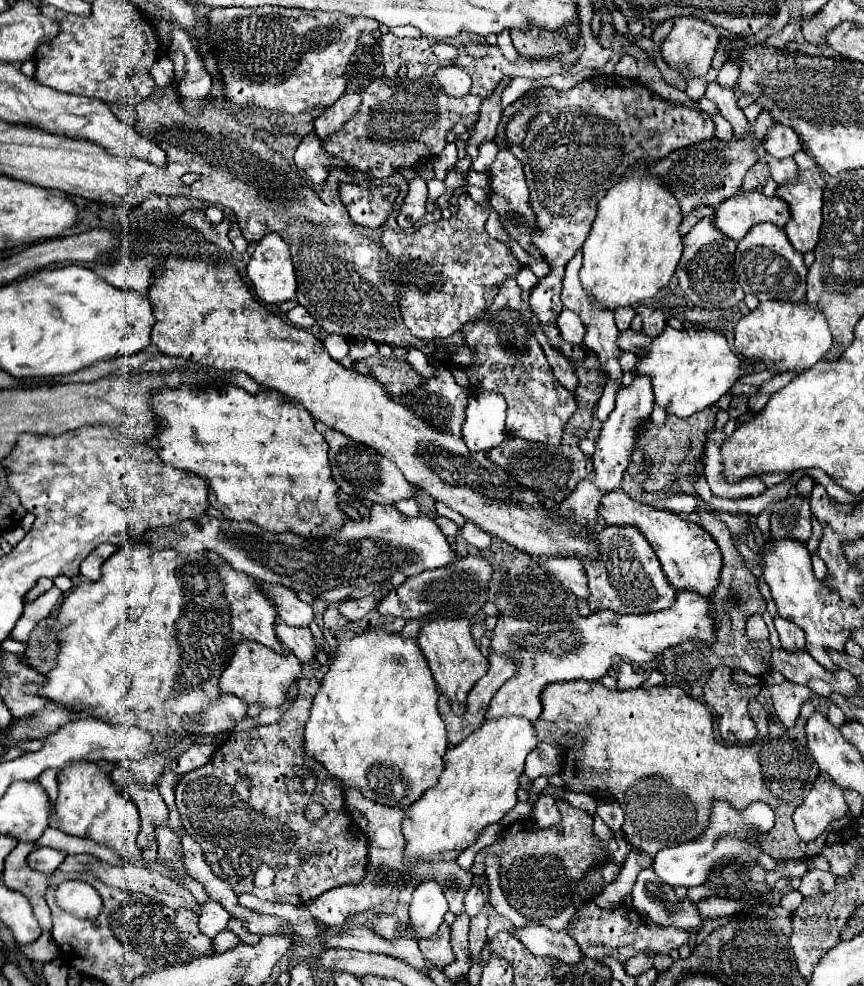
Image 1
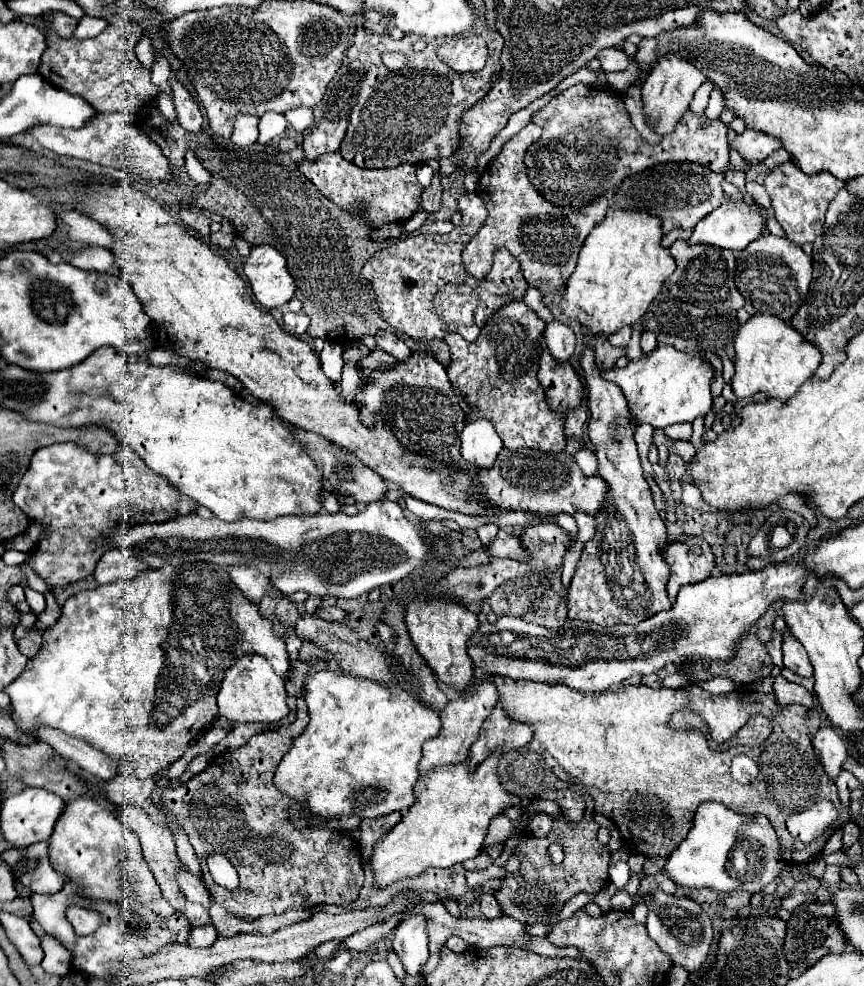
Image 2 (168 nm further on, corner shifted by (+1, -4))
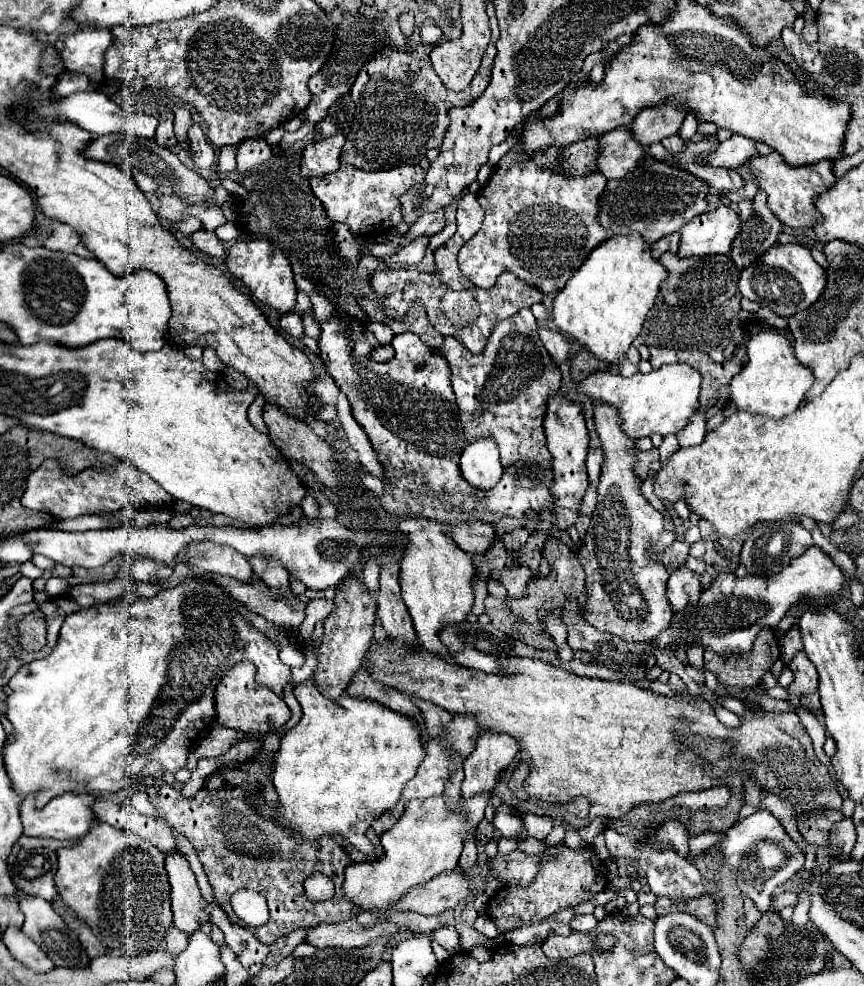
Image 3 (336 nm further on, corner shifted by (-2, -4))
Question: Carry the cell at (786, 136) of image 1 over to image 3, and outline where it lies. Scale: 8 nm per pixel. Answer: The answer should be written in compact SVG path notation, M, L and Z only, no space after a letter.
M733 134L729 140L719 142L717 148L711 150L701 162L713 168L739 168L747 164L751 156L757 156L755 142L745 136Z

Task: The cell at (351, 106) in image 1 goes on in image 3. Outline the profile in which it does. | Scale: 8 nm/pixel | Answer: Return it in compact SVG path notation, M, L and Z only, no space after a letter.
M335 134L315 144L307 144L301 158L301 174L305 178L321 178L339 170L339 154L345 142L343 134Z

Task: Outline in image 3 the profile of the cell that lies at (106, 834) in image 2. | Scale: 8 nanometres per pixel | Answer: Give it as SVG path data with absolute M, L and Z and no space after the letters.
M105 822L101 824L95 824L91 828L91 832L79 840L79 844L75 844L73 848L65 848L65 850L59 850L57 852L59 856L59 868L57 868L57 874L55 874L55 888L61 896L61 900L65 900L65 906L69 906L69 910L73 910L73 916L75 918L81 918L81 922L85 922L93 934L97 934L97 938L101 938L101 944L107 948L109 954L143 954L143 952L149 952L149 950L161 950L163 944L165 944L165 930L171 926L171 904L169 904L169 880L167 880L167 870L165 870L165 856L149 842L145 842L143 838L137 838L135 834L129 834L125 830L117 830Z

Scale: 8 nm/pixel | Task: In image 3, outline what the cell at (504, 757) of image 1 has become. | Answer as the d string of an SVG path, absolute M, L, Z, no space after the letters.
M477 794L469 800L461 798L457 810L449 810L443 796L407 802L395 826L379 836L383 856L379 860L355 862L345 868L343 894L349 896L351 904L359 910L389 910L411 888L423 886L441 872L455 870L463 850L463 838L483 820L487 802L489 794Z

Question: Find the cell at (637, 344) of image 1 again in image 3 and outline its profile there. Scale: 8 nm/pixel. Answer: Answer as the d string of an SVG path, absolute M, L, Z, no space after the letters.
M581 350L579 354L573 356L571 360L571 380L579 382L581 378L589 376L591 372L601 372L601 370L607 370L609 366L601 360L597 360L593 354L589 354L587 350Z

